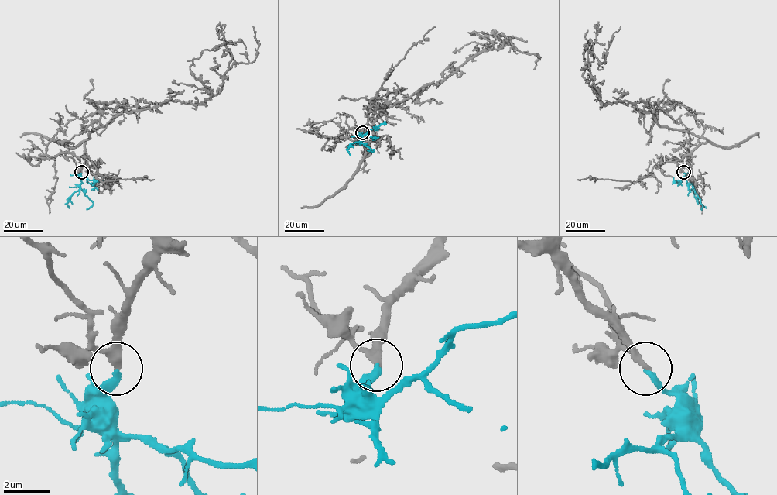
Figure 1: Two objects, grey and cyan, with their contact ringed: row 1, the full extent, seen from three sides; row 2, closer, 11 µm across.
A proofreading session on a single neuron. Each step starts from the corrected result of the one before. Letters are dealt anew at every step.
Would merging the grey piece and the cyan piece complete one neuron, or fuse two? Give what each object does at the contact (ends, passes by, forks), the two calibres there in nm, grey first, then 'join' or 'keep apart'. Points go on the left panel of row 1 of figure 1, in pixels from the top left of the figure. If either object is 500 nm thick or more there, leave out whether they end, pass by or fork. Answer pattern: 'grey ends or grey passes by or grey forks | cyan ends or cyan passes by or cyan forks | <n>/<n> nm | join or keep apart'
grey passes by | cyan ends | 240/280 nm | join

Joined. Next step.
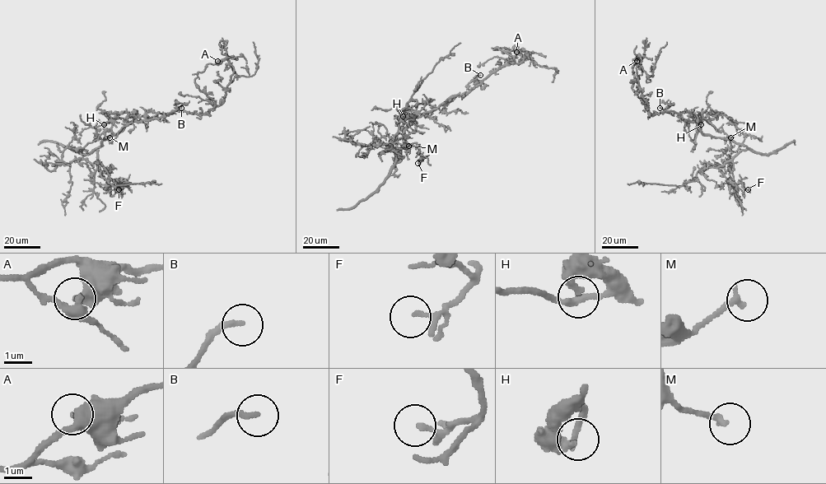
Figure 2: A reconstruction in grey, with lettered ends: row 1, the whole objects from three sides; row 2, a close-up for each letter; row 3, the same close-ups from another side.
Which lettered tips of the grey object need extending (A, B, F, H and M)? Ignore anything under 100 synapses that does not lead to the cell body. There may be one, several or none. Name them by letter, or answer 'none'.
none

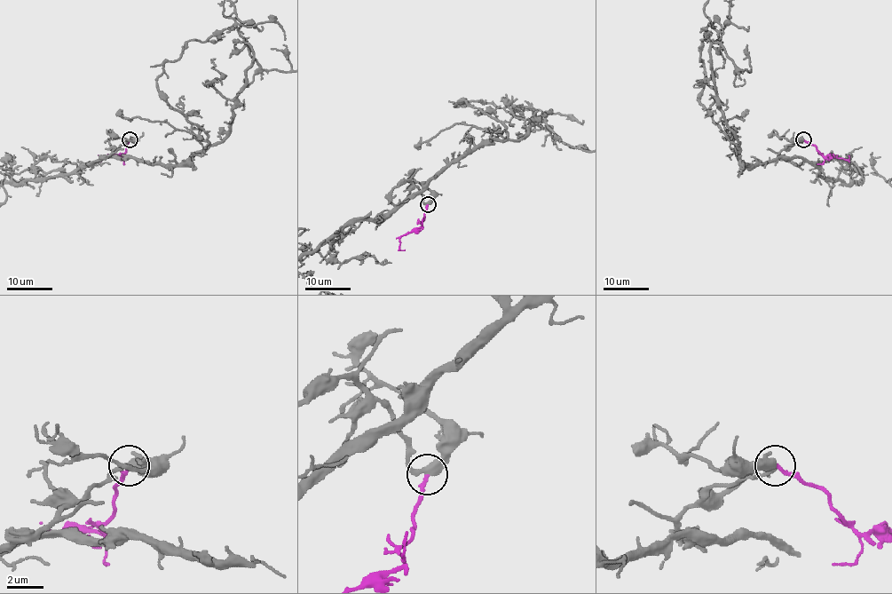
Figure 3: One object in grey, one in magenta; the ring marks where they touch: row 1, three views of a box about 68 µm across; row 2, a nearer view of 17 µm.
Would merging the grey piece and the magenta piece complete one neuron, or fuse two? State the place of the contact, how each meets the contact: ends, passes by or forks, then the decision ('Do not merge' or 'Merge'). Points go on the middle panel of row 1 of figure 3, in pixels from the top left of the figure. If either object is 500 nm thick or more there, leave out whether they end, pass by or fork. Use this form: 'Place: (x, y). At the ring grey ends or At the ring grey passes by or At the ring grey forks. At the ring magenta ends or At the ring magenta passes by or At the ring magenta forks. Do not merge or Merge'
Place: (428, 204). At the ring grey passes by. At the ring magenta ends. Merge

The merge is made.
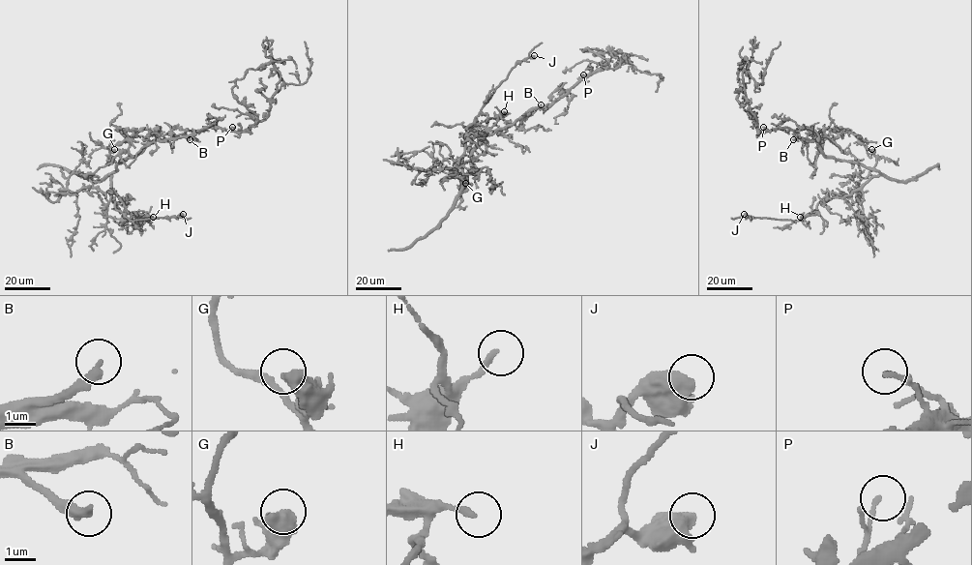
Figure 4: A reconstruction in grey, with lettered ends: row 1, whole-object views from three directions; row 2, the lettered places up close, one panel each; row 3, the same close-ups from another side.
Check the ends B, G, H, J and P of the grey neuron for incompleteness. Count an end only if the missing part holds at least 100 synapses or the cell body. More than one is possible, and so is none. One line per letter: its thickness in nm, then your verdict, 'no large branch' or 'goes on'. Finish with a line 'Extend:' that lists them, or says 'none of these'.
B: 320 nm | goes on
G: 600 nm | no large branch
H: 190 nm | no large branch
J: 600 nm | no large branch
P: 150 nm | no large branch
Extend: B

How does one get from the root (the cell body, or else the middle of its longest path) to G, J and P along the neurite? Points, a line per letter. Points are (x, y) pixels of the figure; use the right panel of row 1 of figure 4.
G: (816, 142), (824, 156), (872, 168), (876, 157), (871, 149)
J: (816, 142), (824, 156), (857, 162), (880, 174), (850, 194), (819, 202), (798, 221), (744, 214)
P: (816, 142), (799, 137), (788, 127), (767, 130), (763, 127)

